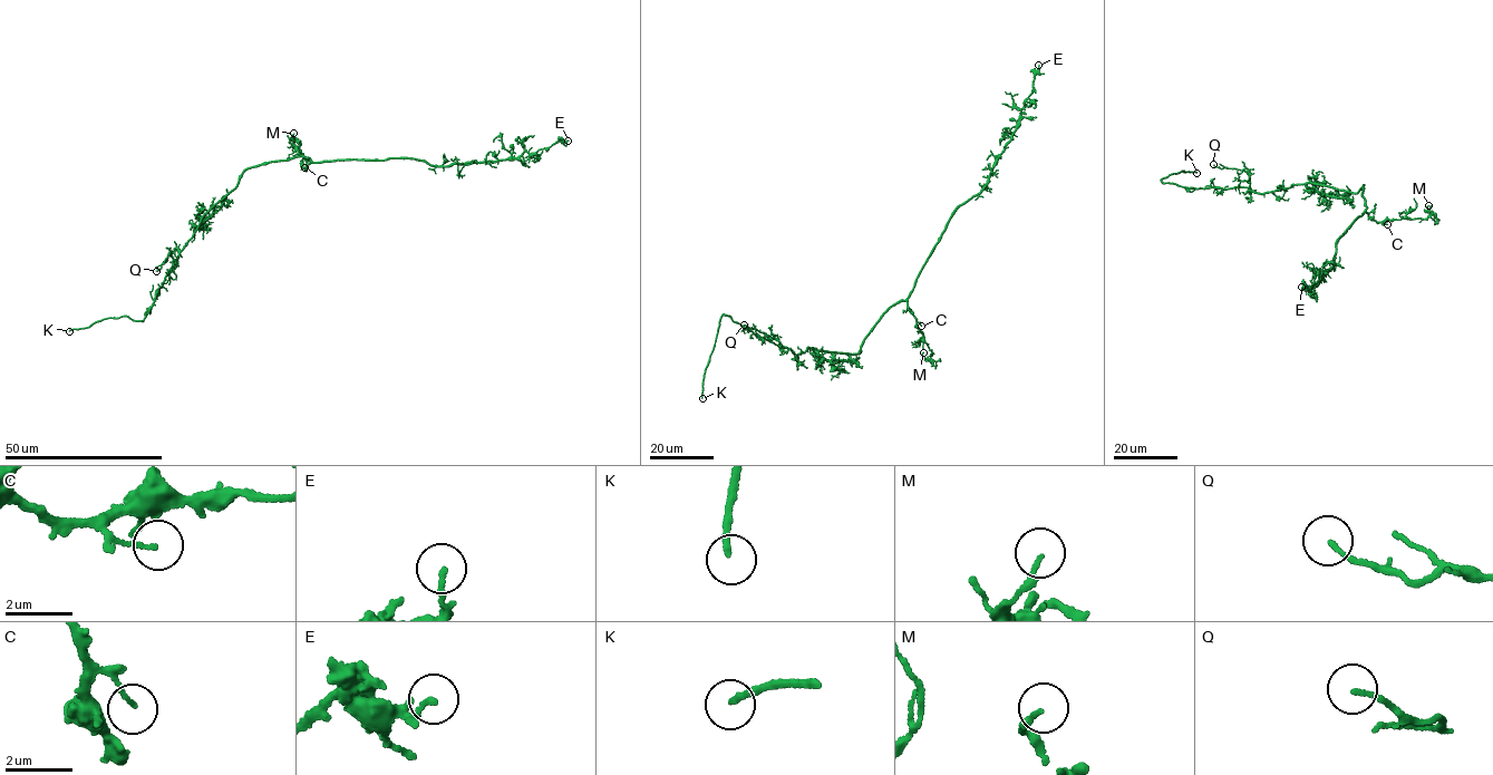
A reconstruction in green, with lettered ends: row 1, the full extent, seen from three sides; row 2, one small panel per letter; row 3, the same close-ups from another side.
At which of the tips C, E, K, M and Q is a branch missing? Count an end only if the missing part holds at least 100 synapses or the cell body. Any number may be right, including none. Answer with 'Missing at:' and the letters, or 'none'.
Missing at: K

